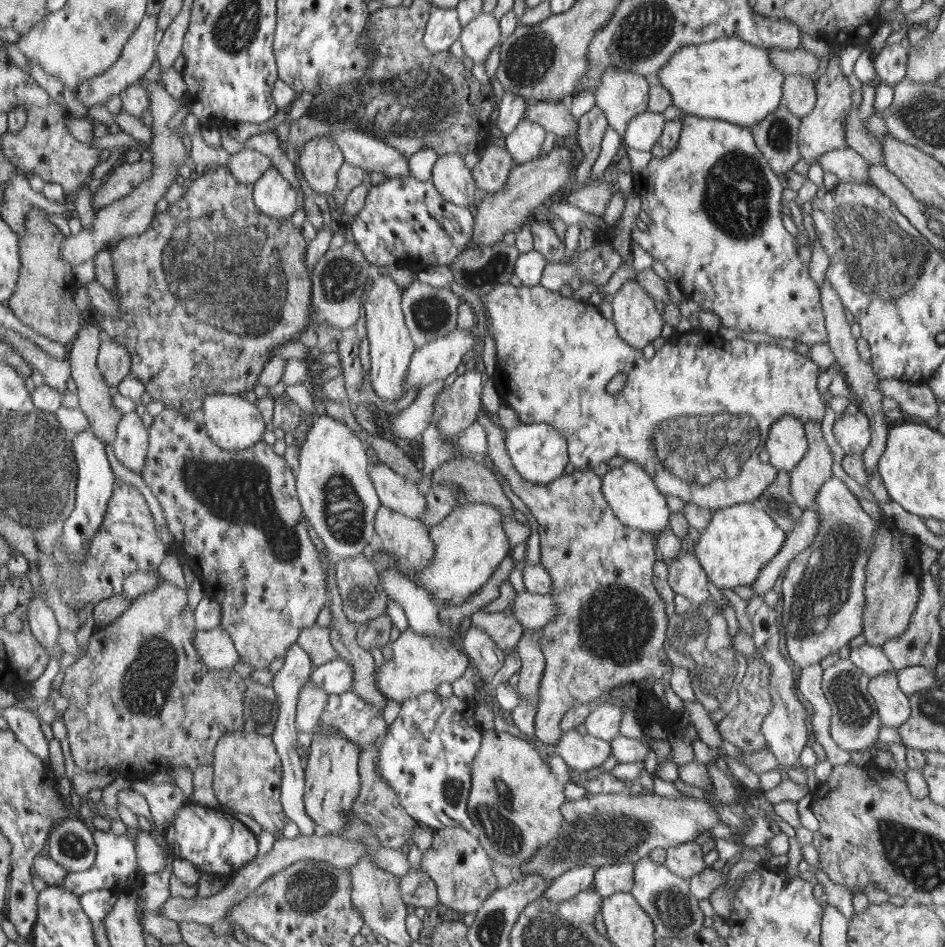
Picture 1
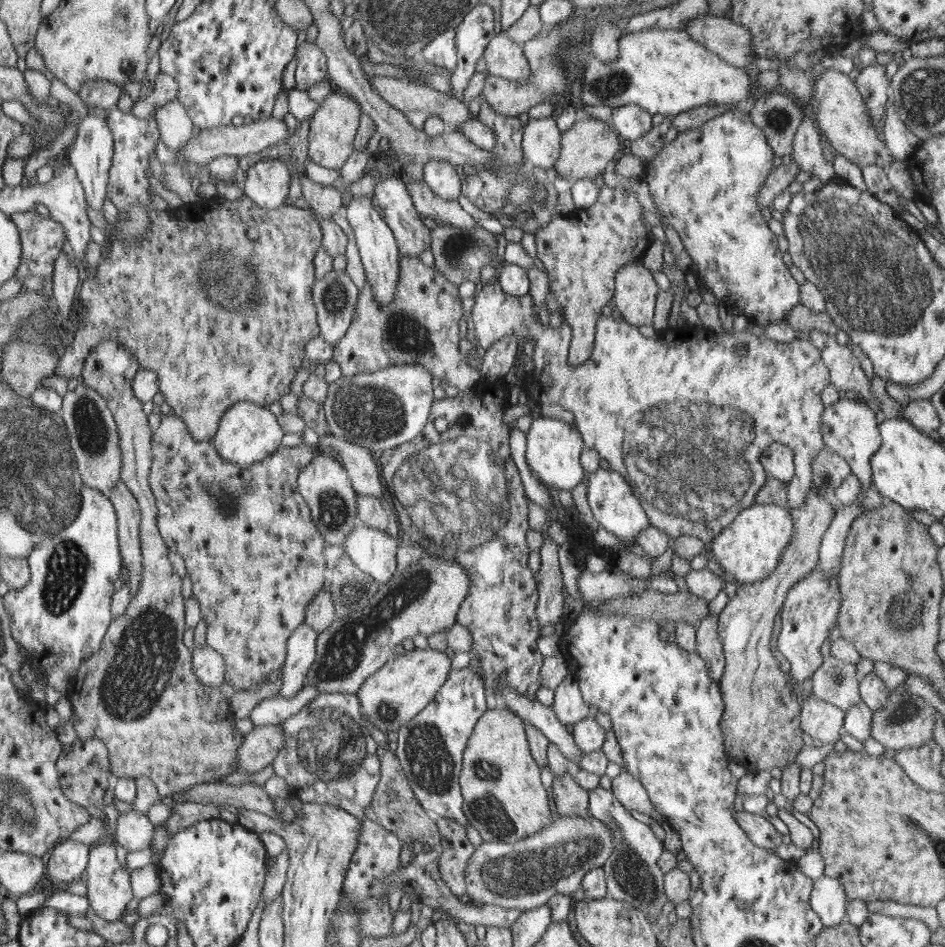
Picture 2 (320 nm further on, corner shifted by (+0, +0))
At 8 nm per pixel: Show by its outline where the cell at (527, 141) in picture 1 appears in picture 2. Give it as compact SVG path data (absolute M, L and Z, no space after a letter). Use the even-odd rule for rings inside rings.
M530 117L522 127L521 148L529 167L552 168L560 152L560 132L553 118Z

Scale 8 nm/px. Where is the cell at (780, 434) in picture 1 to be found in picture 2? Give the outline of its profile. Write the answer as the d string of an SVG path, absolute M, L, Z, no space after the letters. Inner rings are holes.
M773 442L761 453L760 463L767 477L788 483L793 476L792 452L783 443Z

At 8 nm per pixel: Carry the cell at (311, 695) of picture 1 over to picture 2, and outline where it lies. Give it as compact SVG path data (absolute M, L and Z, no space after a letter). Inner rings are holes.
M280 723L255 726L244 735L243 744L237 750L237 769L257 773L272 765L276 752L284 743Z

